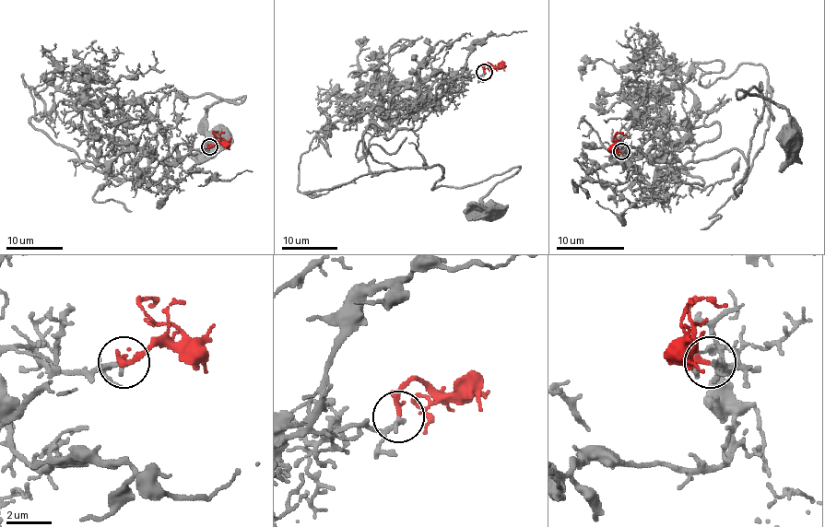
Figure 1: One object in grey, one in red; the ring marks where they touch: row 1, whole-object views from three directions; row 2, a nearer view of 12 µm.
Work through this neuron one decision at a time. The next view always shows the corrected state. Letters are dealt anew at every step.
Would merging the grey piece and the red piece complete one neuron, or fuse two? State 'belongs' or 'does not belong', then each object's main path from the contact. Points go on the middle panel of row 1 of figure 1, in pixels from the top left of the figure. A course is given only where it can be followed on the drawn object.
belongs; course grey (484, 72), (444, 80), (415, 130), (371, 123), (363, 156), (439, 165), (435, 189), (519, 167), (492, 212); course red (484, 72), (484, 66), (489, 63), (493, 67), (488, 69), (489, 76)

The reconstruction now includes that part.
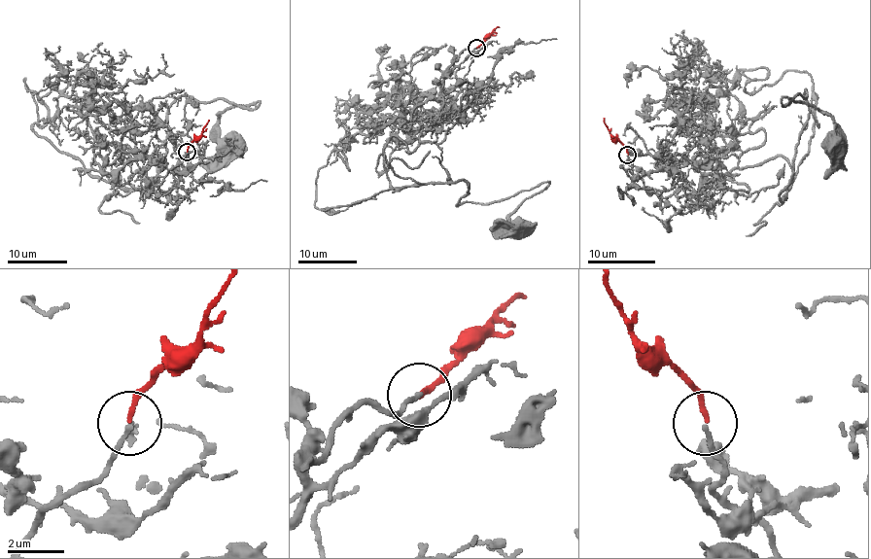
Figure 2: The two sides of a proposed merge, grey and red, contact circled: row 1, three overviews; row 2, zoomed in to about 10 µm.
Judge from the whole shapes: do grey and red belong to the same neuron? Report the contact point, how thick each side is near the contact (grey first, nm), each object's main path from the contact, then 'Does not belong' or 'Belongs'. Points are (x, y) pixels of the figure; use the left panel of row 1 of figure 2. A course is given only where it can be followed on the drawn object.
Place: (187, 152). Thickness 160 nm (grey) against 150 nm. Course of grey: (187, 152), (153, 189), (93, 162), (165, 193), (181, 95), (259, 103), (220, 115), (230, 143). Course of red: (187, 152), (187, 148), (202, 133), (209, 120). Belongs

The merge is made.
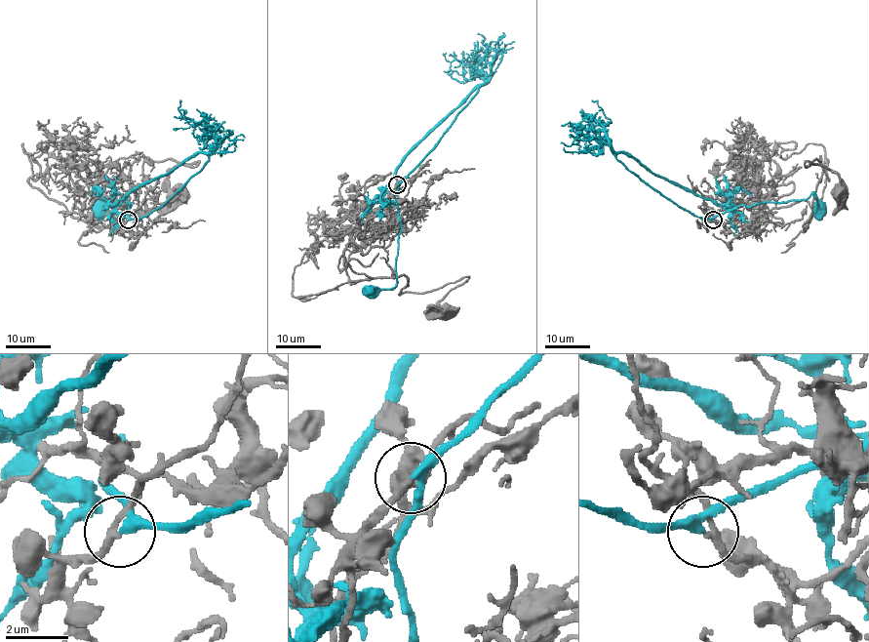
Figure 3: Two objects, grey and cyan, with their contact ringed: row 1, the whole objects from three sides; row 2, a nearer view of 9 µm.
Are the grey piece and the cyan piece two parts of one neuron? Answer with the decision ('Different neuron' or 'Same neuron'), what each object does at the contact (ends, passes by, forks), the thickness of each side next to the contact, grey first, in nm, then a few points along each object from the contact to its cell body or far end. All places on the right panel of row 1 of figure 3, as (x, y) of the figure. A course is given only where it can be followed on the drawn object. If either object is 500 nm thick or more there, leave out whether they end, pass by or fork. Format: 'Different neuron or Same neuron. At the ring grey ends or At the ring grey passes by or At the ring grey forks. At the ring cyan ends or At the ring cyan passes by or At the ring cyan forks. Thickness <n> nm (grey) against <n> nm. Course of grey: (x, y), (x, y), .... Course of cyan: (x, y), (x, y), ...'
Different neuron. At the ring grey passes by. At the ring cyan passes by. Thickness 190 nm (grey) against 240 nm. Course of grey: (713, 220), (782, 222), (770, 212), (805, 200), (806, 230), (820, 156), (806, 167), (834, 171), (841, 192). Course of cyan: (713, 220), (680, 208), (616, 156), (626, 152), (654, 174), (697, 196), (728, 205), (732, 209), (733, 235)

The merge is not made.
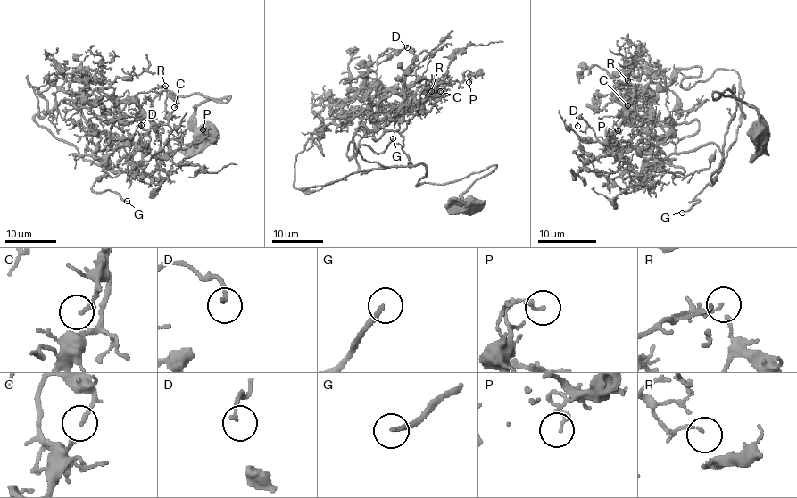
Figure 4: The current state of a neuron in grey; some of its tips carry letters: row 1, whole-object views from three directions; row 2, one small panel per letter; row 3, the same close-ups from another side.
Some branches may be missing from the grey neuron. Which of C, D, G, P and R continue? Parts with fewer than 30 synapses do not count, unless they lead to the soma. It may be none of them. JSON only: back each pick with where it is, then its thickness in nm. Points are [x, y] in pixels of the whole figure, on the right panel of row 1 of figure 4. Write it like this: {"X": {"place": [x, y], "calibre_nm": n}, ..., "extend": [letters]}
{"G": {"place": [682, 212], "calibre_nm": 180}, "extend": ["G"]}

